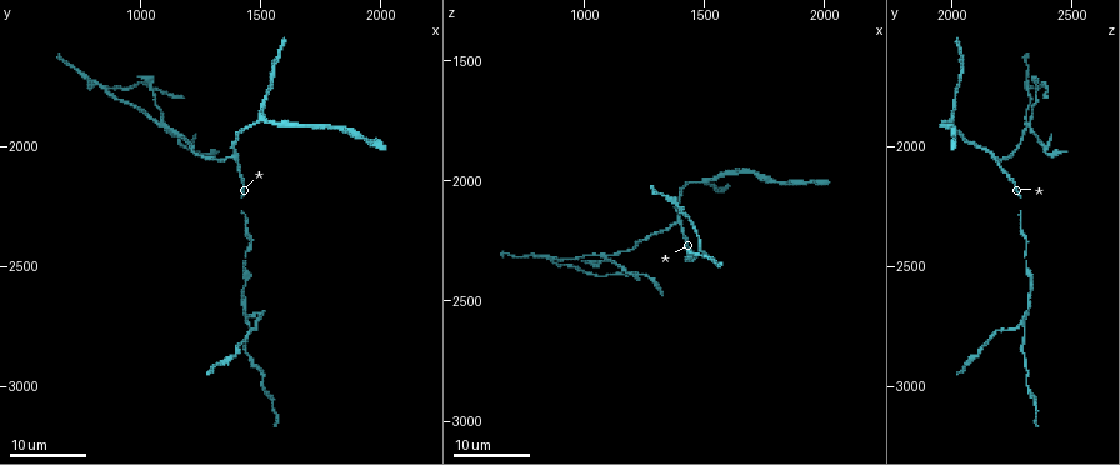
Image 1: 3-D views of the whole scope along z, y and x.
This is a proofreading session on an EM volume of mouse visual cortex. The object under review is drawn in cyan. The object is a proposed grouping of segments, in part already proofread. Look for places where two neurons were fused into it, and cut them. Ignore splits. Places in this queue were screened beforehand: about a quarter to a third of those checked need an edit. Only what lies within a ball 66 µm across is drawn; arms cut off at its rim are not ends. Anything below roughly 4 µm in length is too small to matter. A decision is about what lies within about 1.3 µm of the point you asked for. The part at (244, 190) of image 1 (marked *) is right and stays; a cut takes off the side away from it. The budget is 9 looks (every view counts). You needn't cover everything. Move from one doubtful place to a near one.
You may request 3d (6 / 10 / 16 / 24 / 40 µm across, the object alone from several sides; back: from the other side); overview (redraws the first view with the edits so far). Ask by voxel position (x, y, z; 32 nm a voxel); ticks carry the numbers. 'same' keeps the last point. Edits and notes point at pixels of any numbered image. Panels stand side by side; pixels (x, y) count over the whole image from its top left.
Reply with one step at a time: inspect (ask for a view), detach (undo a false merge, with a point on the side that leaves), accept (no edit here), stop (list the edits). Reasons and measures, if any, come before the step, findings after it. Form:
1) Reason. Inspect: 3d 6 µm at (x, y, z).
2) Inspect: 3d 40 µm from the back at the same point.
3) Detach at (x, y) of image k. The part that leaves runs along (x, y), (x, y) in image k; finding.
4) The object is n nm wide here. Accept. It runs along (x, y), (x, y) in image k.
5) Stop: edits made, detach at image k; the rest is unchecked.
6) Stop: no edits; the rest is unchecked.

Four or more arms meet. Inspect: 3d 24 µm at (1100, 1910, 2320).

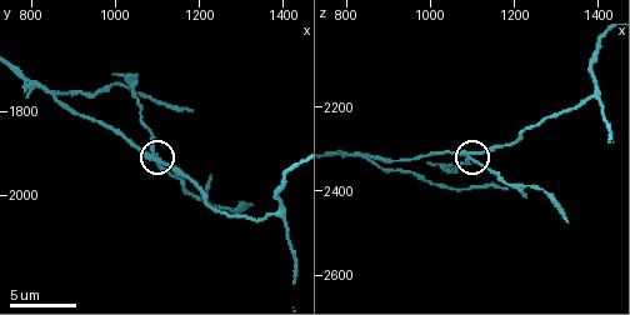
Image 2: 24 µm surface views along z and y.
Zoom in. Inspect: 3d 10 µm at the same point.

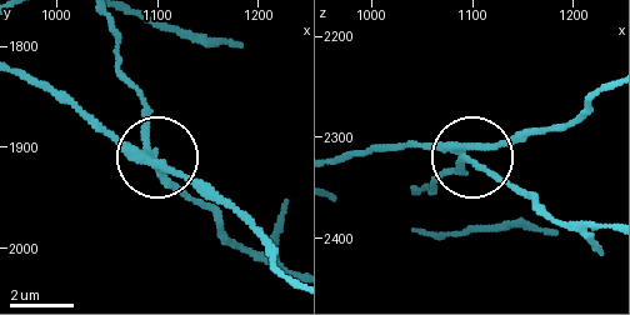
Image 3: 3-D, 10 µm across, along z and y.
The side arm is 11 µm long; 4 arms meet here. Detach at (149, 106) of image 3. Two neurons meet here.

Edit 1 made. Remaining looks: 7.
Redraw. Inspect: overview.

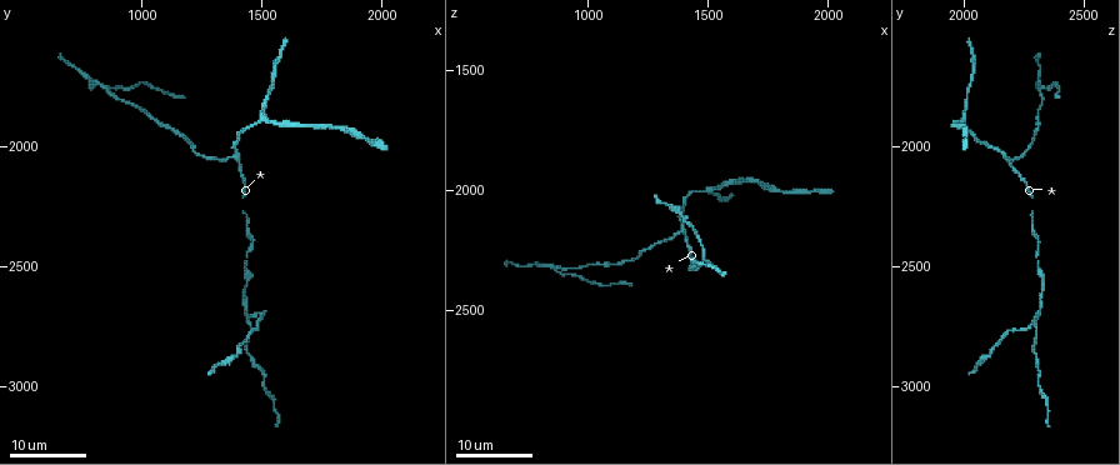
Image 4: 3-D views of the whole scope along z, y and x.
Three arms meet. Inspect: 3d 16 µm at (860, 1760, 2330).

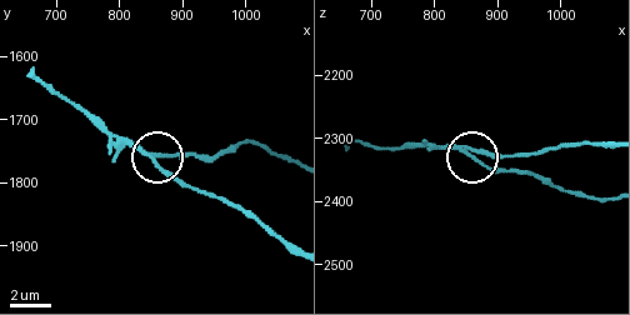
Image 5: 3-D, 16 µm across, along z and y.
Inspect: 3d 10 µm at (850, 1755, 2325).

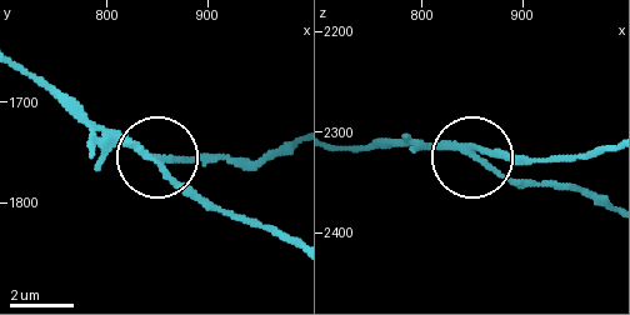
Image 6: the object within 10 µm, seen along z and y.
Detach at (483, 160) of image 6. The part that leaves runs along (439, 150), (476, 155), (524, 183), (565, 183), (605, 199) in image 6; a second neuron is stuck on.

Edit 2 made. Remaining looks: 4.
Redraw. Inspect: overview.

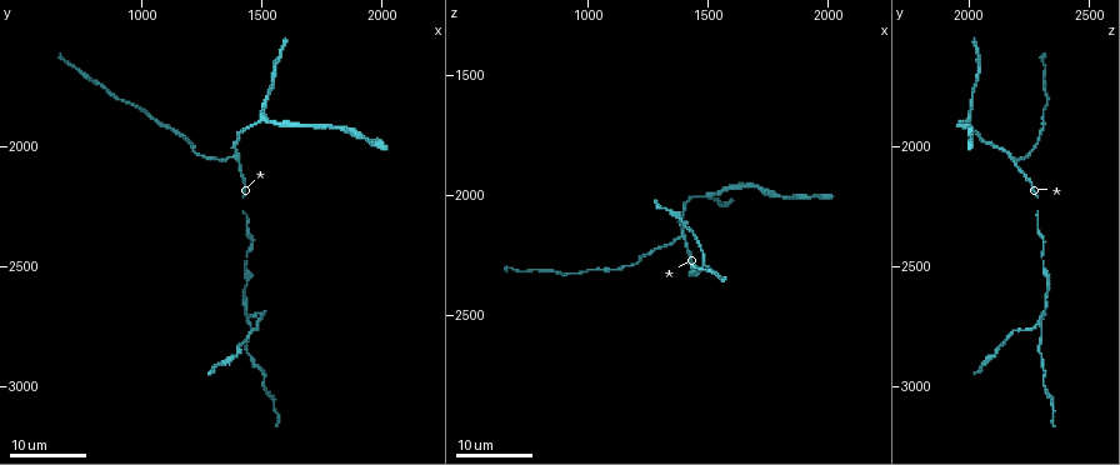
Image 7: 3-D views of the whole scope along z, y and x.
Thick turns thin. Inspect: 3d 24 µm at (1490, 2920, 2300).

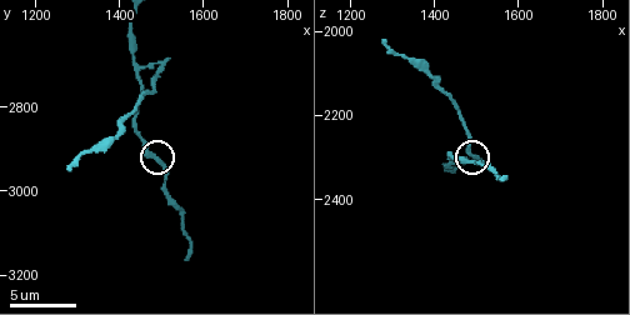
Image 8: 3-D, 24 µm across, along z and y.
Zoom in. Inspect: 3d 6 µm at (1490, 2925, 2305).

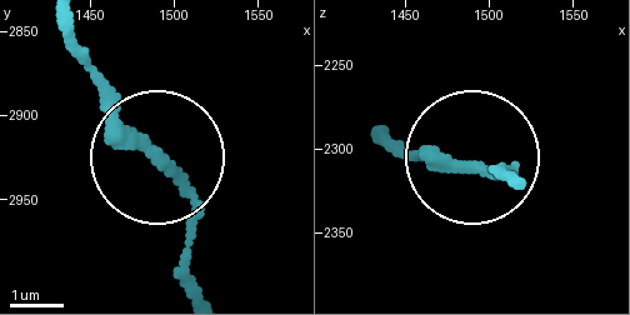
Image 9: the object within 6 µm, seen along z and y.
Accept. It runs along (70, 24), (101, 105), (181, 199), (190, 275) in image 9; continuous, no second neuron.

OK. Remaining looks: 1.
Arms part here. Inspect: 3d 10 µm at (1380, 2035, 2175).

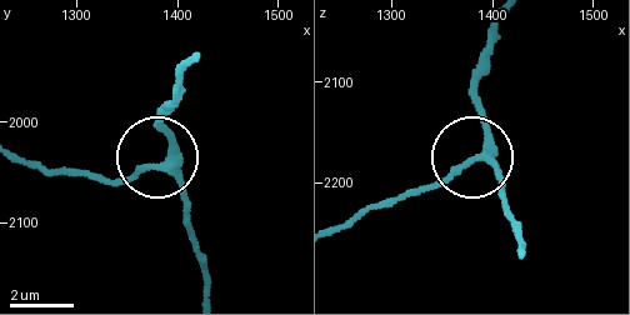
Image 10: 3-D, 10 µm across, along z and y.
The object is 240 nm wide here. Accept. It runs along (208, 289), (191, 216), (164, 160), (159, 106) in image 10; one neuron here.

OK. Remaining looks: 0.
Stop: edits made, detach at image 3, detach at image 6; the rest is unchecked.

